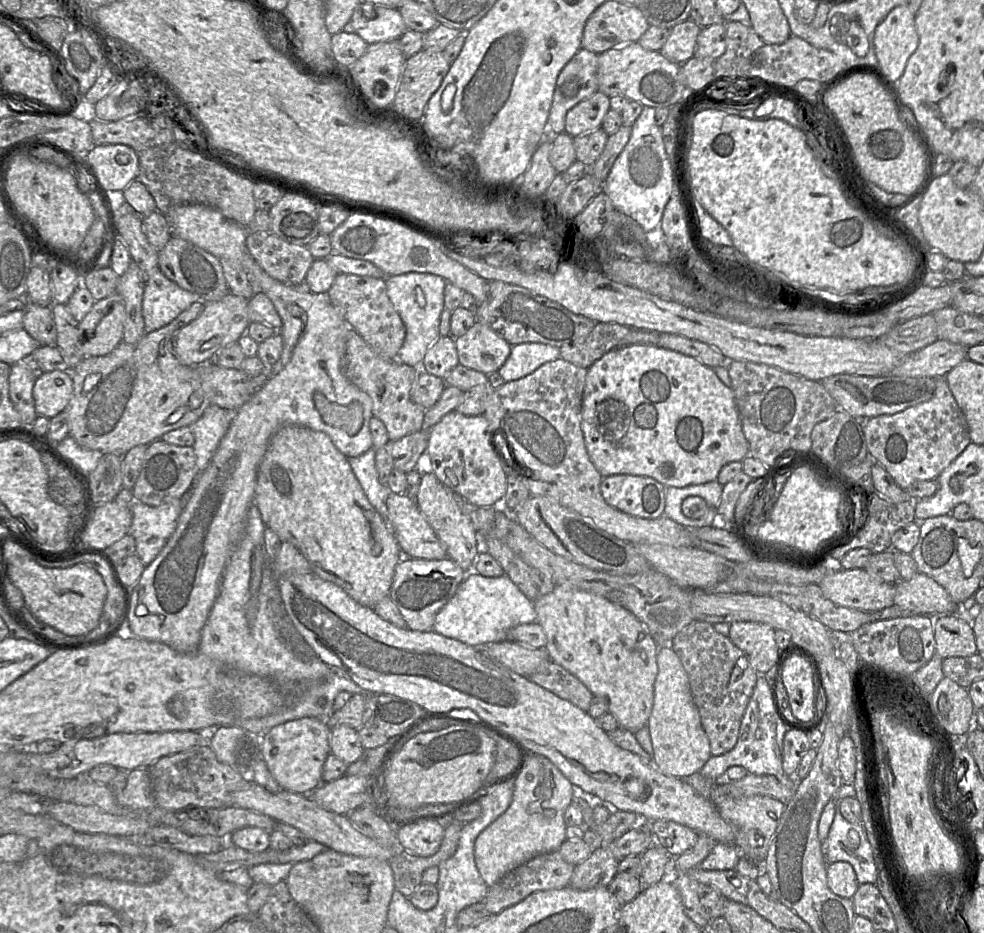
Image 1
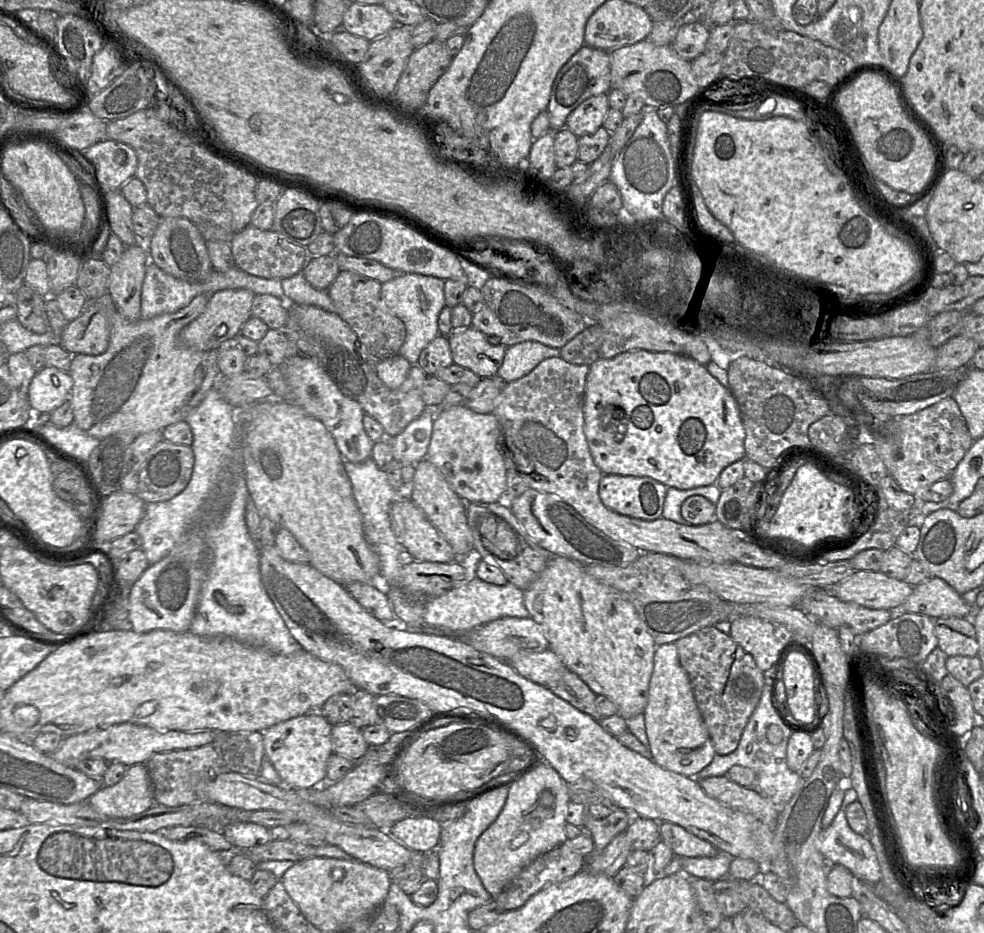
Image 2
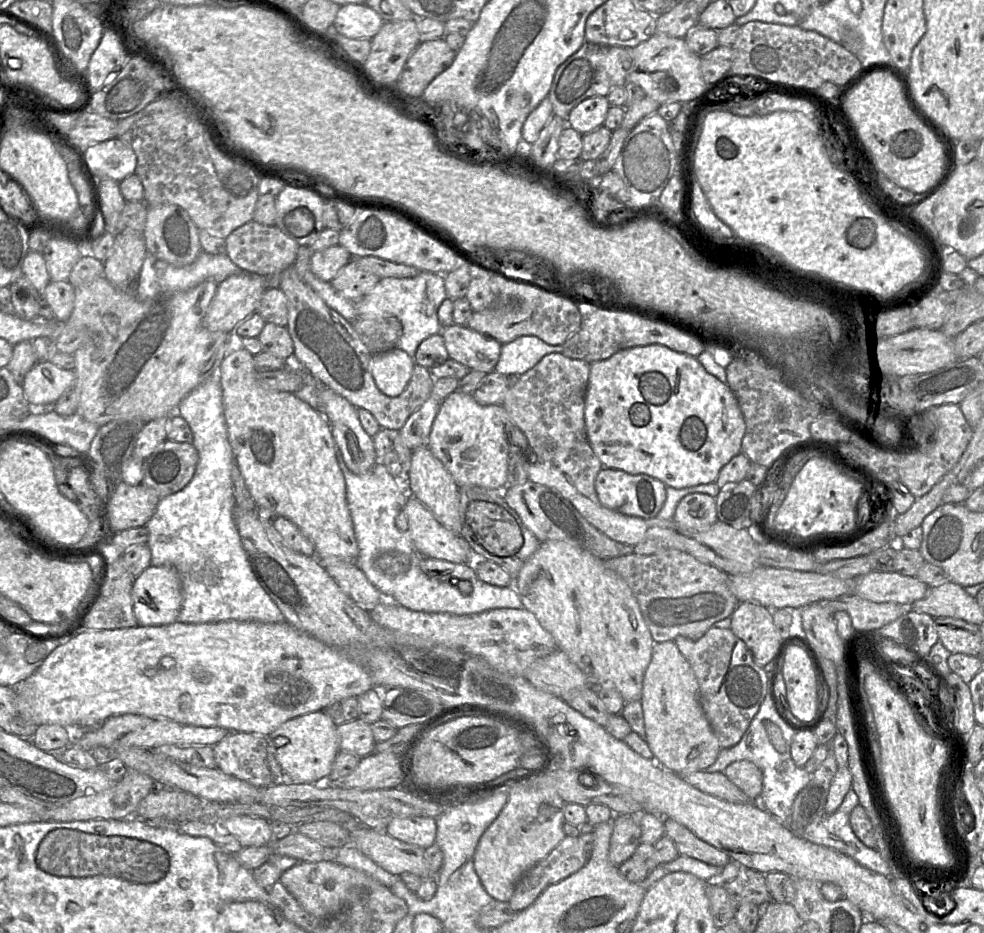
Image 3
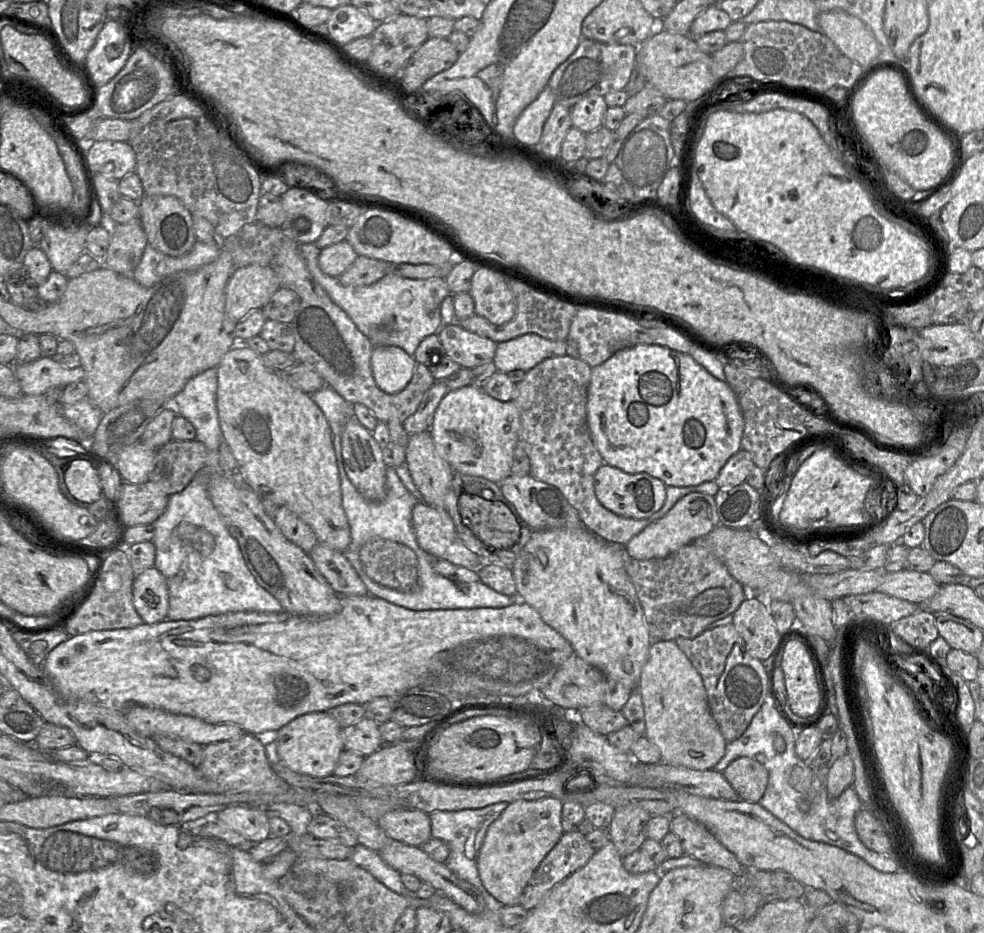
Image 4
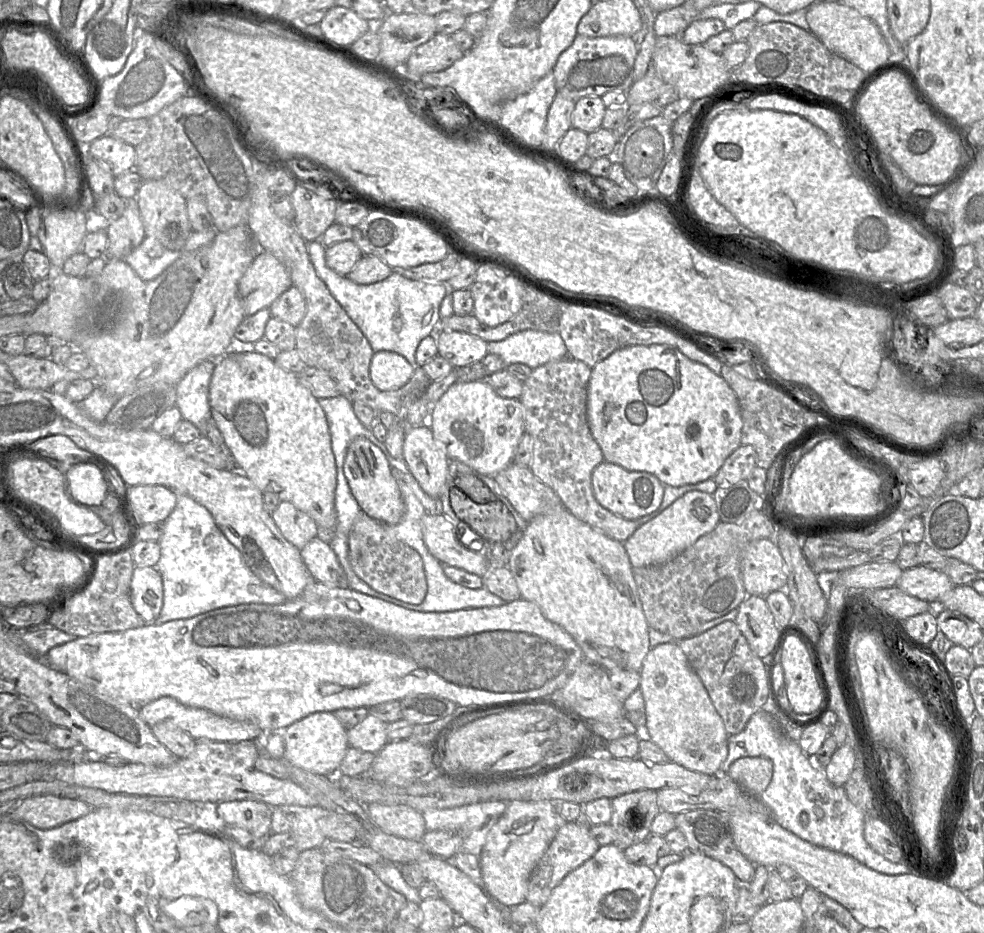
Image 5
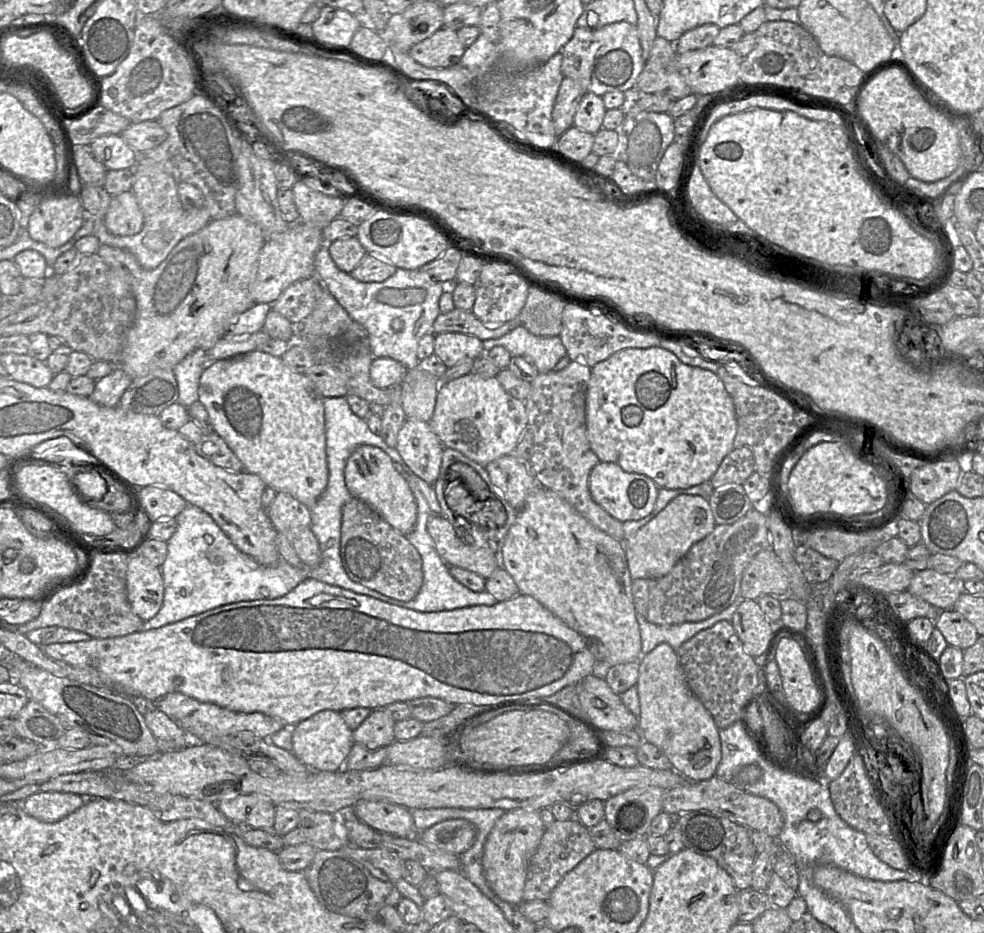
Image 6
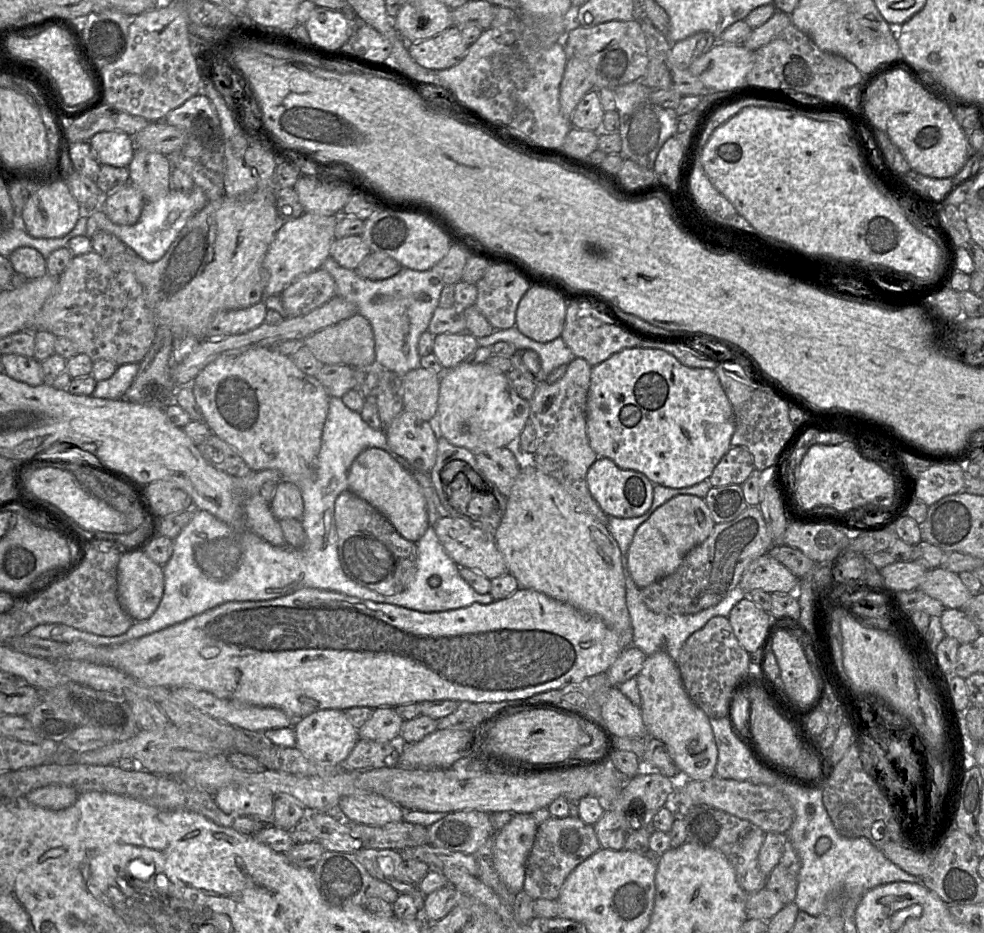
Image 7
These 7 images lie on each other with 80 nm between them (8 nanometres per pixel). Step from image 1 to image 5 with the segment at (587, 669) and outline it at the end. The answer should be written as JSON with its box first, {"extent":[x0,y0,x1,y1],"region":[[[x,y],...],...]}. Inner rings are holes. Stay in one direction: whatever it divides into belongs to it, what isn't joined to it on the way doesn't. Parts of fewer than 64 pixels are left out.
{"extent":[507,506,650,672],"region":[[[564,506],[553,507],[547,512],[537,515],[527,522],[523,536],[510,552],[507,567],[517,583],[521,598],[535,603],[549,621],[564,629],[579,645],[585,660],[601,666],[608,672],[611,670],[640,671],[643,660],[650,649],[648,624],[633,579],[632,566],[622,542],[608,537],[597,529],[579,520]]]}

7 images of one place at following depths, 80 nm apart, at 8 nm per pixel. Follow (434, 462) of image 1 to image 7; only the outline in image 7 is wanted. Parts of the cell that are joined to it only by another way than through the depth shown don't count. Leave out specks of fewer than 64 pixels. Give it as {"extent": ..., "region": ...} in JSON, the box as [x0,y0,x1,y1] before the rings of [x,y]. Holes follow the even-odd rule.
{"extent":[434,362,530,454],"region":[[[462,362],[441,374],[434,424],[439,436],[455,446],[466,448],[474,454],[507,447],[520,436],[529,422],[529,413],[530,402],[517,394],[506,373],[486,363]]]}

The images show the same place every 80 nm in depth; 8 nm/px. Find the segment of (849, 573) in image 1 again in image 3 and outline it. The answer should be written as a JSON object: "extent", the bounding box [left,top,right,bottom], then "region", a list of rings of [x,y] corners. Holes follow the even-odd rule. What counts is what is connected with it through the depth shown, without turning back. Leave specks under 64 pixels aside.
{"extent":[854,571,929,607],"region":[[[872,571],[855,582],[854,594],[876,603],[894,602],[904,607],[922,599],[929,587],[914,576]]]}

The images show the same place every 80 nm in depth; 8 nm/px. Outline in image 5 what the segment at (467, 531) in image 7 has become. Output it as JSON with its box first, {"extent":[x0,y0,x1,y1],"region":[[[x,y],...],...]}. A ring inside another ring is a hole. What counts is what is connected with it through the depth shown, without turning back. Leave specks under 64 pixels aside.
{"extent":[422,513,491,577],"region":[[[426,513],[422,517],[424,543],[442,564],[463,569],[482,577],[491,567],[483,552],[463,546],[457,539],[454,525],[443,514]]]}

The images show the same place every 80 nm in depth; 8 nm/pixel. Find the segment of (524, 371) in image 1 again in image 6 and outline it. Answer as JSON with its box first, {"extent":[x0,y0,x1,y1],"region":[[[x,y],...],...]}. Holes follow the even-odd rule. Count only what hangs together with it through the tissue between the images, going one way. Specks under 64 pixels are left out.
{"extent":[483,326,567,374],"region":[[[518,326],[500,338],[483,341],[484,351],[495,346],[505,347],[512,357],[527,356],[536,365],[539,374],[553,371],[558,361],[567,355],[560,336],[542,337]]]}

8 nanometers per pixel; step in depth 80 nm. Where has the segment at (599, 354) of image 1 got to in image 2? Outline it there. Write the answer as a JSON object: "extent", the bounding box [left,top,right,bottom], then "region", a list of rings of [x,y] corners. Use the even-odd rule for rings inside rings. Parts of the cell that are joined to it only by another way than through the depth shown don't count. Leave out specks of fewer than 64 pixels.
{"extent":[559,322,603,366],"region":[[[590,322],[587,328],[559,349],[560,357],[570,364],[590,366],[599,359],[603,340],[601,326],[597,322]]]}

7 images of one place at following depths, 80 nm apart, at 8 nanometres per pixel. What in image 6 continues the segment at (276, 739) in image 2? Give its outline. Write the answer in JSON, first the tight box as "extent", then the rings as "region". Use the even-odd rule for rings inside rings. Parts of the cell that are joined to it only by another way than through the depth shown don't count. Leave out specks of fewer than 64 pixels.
{"extent":[292,710,353,772],"region":[[[323,710],[297,723],[292,728],[292,753],[310,770],[334,772],[343,768],[353,747],[353,730],[345,723],[340,713]]]}

